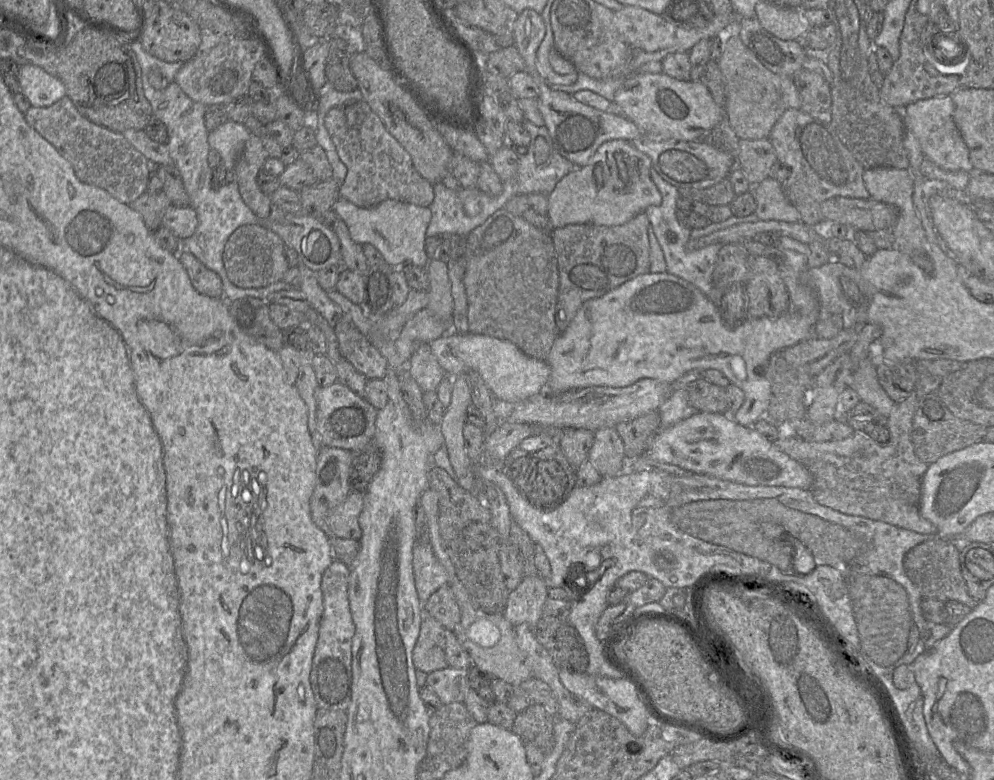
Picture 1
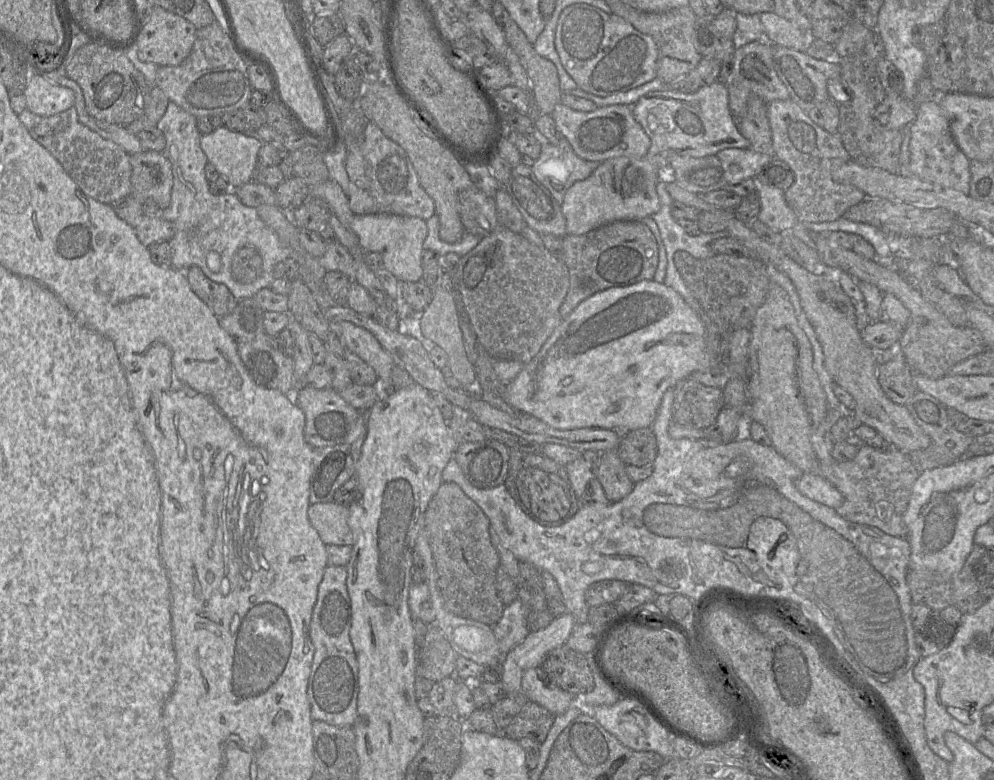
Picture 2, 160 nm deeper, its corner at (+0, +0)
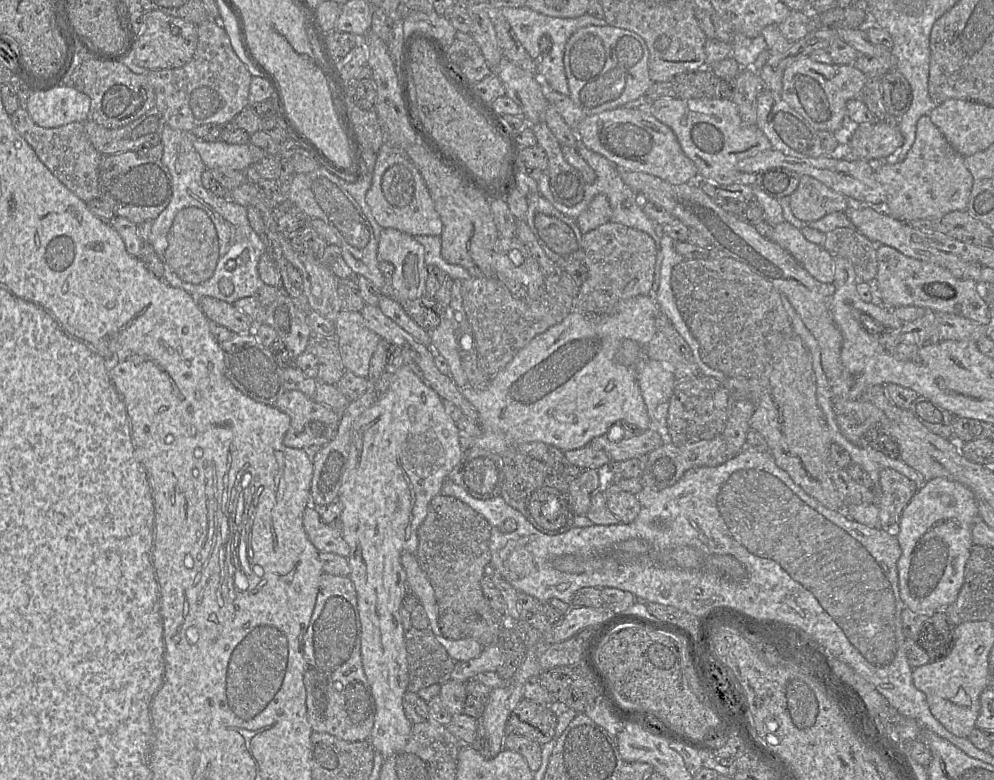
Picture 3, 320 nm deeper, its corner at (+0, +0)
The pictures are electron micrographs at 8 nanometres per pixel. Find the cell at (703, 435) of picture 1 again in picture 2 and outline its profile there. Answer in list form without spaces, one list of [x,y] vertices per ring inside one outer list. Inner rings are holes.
[[[803,473],[797,480],[797,488],[806,497],[837,509],[843,504],[843,496],[821,474]]]

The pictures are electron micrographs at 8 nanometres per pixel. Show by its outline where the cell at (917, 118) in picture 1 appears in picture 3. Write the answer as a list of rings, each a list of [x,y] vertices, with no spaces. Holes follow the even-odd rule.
[[[928,115],[919,118],[914,142],[901,162],[883,161],[875,166],[877,180],[887,194],[884,211],[897,220],[910,223],[913,220],[939,218],[953,211],[966,210],[973,178],[965,166],[964,157],[956,152]]]

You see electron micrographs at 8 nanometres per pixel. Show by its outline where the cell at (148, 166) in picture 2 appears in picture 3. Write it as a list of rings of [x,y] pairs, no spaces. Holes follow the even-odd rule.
[[[136,151],[103,156],[98,182],[101,199],[111,207],[114,215],[140,225],[153,221],[168,206],[172,196],[171,176],[161,159],[141,157]]]

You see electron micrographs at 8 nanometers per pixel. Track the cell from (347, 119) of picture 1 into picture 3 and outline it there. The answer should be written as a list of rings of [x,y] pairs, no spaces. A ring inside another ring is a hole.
[[[383,143],[375,162],[366,202],[382,228],[393,228],[411,236],[439,236],[442,222],[424,180],[404,150]]]

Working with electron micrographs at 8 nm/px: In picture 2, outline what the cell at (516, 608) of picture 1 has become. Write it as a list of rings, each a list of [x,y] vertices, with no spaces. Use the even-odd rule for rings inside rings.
[[[516,599],[511,604],[505,606],[501,619],[493,628],[495,638],[497,640],[499,649],[503,656],[508,654],[516,645],[521,643],[530,633],[527,625],[527,616],[529,612],[536,612],[536,611],[530,611],[519,599]]]

